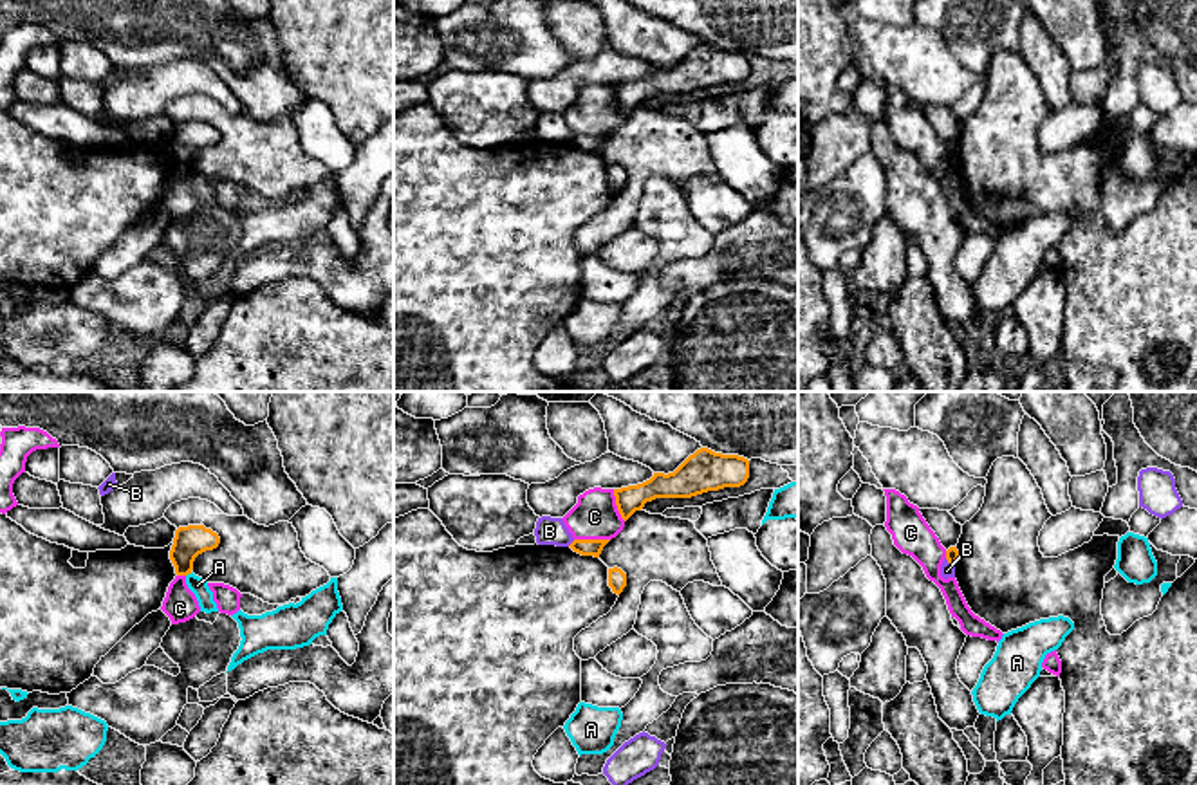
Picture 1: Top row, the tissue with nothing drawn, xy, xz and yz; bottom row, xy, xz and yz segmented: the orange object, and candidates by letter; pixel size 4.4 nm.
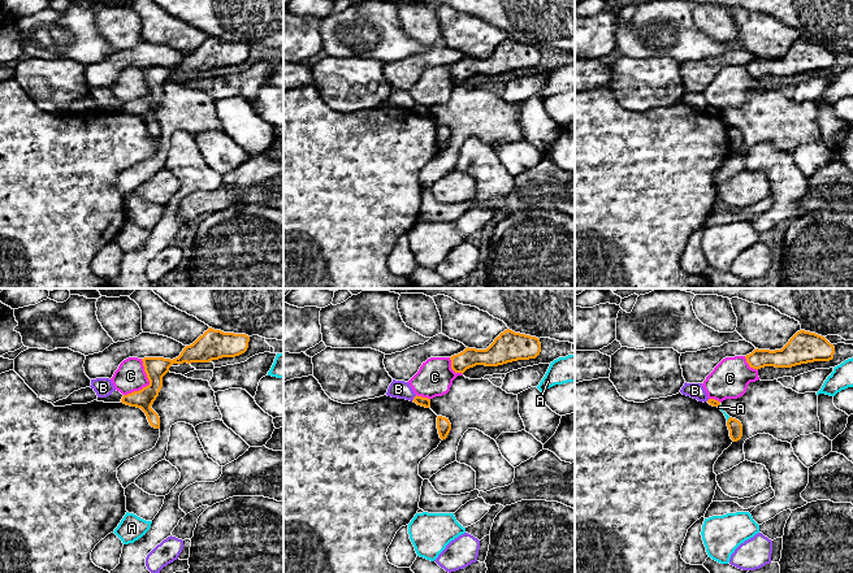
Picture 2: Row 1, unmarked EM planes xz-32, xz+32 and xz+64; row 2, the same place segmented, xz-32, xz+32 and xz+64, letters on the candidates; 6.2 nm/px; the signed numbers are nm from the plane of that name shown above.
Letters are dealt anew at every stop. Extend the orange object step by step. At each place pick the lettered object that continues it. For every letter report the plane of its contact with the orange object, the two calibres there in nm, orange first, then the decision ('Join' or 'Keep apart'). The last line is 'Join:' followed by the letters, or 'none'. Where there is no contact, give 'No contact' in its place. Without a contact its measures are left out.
A: Touches orange in xy. Thickness 140 nm (orange) against 80 nm. Keep apart
B: Touches orange in xz. Thickness 80 nm (orange) against 130 nm. Keep apart
C: Touches orange in xz. Thickness 80 nm (orange) against 200 nm. Keep apart
Join: none

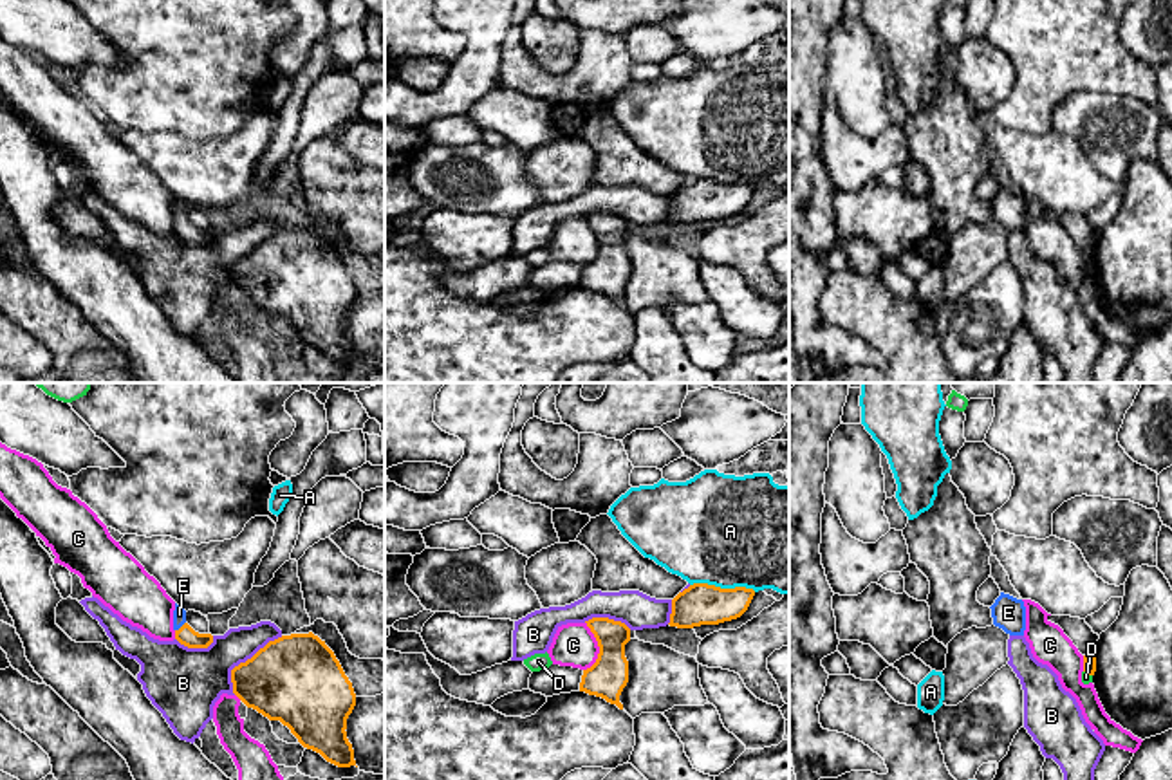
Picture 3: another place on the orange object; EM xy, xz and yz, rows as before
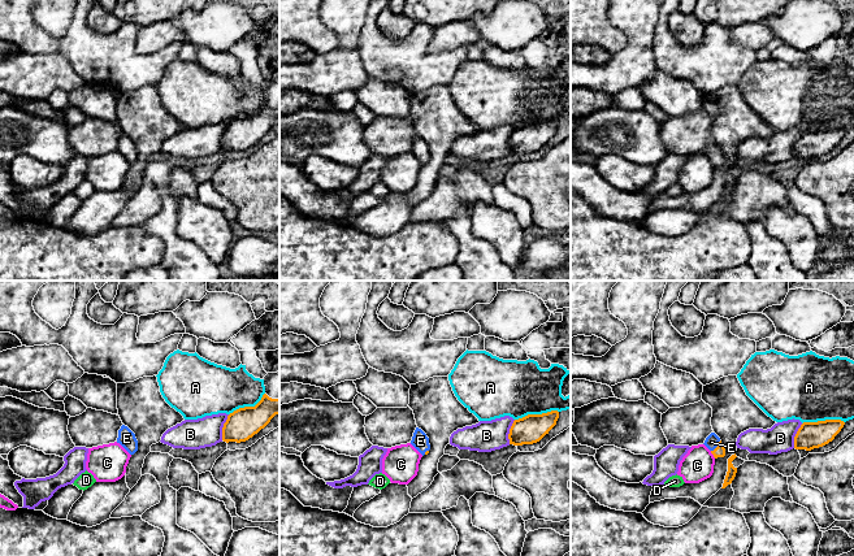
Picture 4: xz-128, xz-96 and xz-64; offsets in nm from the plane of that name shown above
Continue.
A: Touches orange in xz. Thickness 190 nm (orange) against 480 nm. Keep apart
B: Touches orange in xy. Thickness 400 nm (orange) against 280 nm. Keep apart
C: Touches orange in xz. Thickness 170 nm (orange) against 190 nm. Keep apart
D: Touches orange in yz. Thickness 60 nm (orange) against 50 nm. Keep apart
E: Touches orange in xy. Thickness 90 nm (orange) against 60 nm. Join
Join: E

